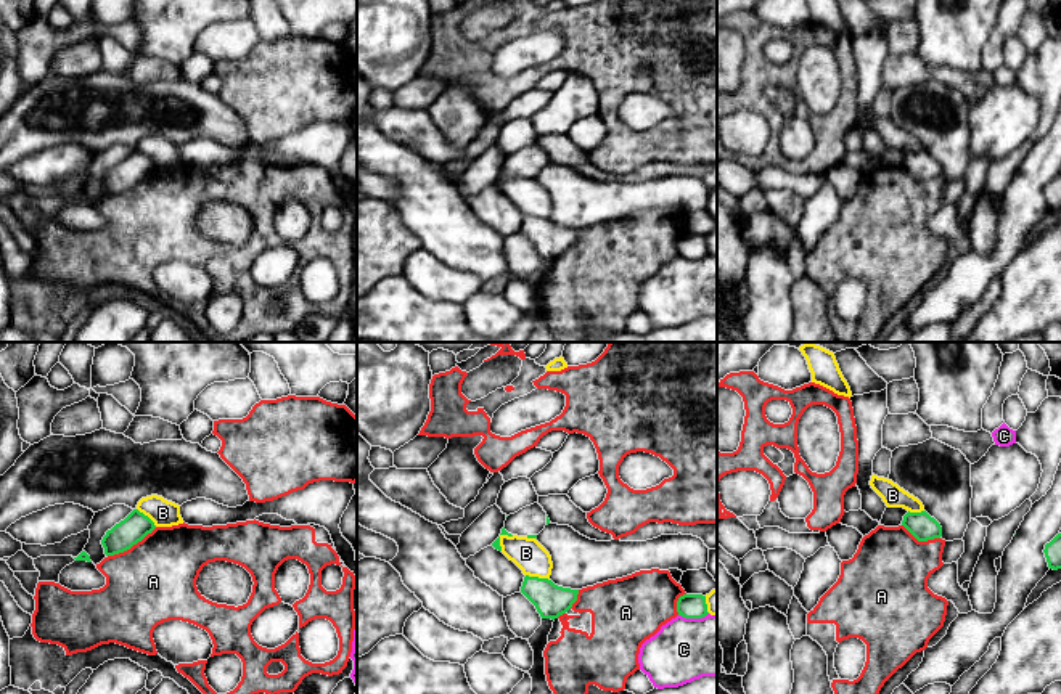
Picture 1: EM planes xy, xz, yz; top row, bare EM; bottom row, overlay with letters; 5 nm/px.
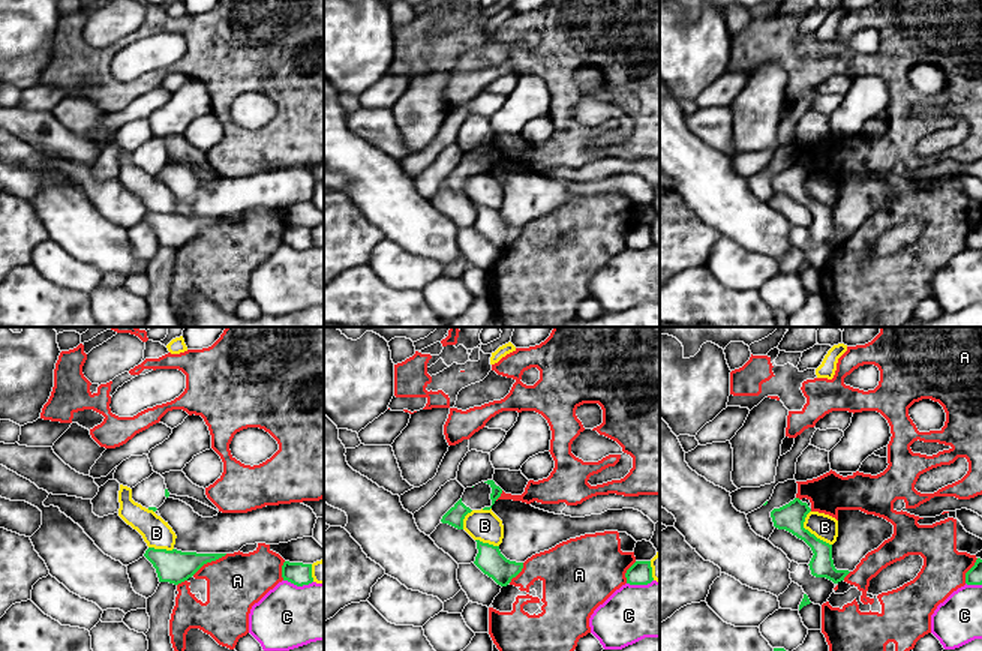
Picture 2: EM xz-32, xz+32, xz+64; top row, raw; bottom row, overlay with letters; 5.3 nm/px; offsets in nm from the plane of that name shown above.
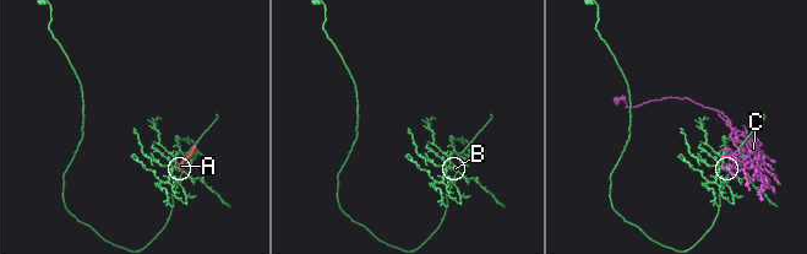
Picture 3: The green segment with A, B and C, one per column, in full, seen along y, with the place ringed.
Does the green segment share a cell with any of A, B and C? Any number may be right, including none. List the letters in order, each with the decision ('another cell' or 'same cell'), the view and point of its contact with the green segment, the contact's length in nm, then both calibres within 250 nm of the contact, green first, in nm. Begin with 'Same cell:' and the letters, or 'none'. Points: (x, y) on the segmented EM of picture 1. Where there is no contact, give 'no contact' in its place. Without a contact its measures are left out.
Same cell: none
A: another cell; meets green in xy at (132, 545); contact 280 nm long; 140 nm thick on the green side, 420 nm on the other
B: another cell; meets green in xz at (537, 577); contact 120 nm long; 160 nm thick on the green side, 160 nm on the other
C: another cell; meets green in xz at (693, 617); contact 150 nm long; 130 nm thick on the green side, 320 nm on the other

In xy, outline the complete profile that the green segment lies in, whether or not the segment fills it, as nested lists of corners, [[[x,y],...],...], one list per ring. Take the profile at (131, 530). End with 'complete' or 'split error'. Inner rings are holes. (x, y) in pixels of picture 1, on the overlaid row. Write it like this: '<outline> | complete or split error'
[[[133,509],[124,520],[116,524],[101,540],[106,556],[114,556],[130,549],[156,529],[154,522]]] | complete

